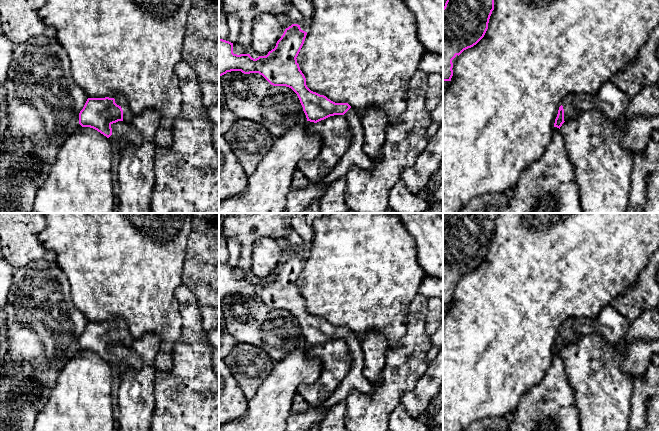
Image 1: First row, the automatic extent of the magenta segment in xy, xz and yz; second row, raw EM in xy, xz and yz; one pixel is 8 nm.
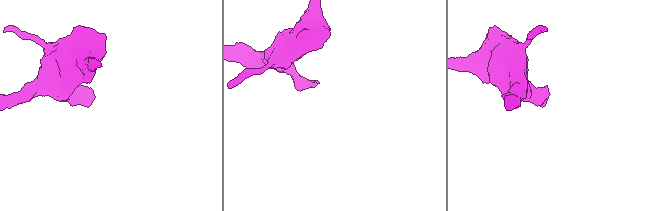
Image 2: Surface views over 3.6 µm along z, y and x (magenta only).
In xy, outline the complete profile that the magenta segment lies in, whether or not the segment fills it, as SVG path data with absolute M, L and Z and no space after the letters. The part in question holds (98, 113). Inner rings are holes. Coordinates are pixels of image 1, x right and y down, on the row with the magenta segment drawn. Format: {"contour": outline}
{"contour": "M121 95L115 99L88 98L79 113L79 124L82 127L93 128L109 138L112 135L113 123L118 121L131 123L134 116L127 101Z"}

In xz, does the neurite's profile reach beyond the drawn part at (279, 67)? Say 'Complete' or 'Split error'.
Split error

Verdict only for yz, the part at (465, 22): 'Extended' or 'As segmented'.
As segmented

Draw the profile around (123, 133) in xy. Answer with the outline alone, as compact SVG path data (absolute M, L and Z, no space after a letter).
M118 121L111 124L112 135L108 138L114 152L120 151L129 143L139 145L142 142L140 132L131 124Z

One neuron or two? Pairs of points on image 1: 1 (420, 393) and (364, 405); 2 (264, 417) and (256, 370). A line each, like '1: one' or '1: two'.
1: two
2: two

